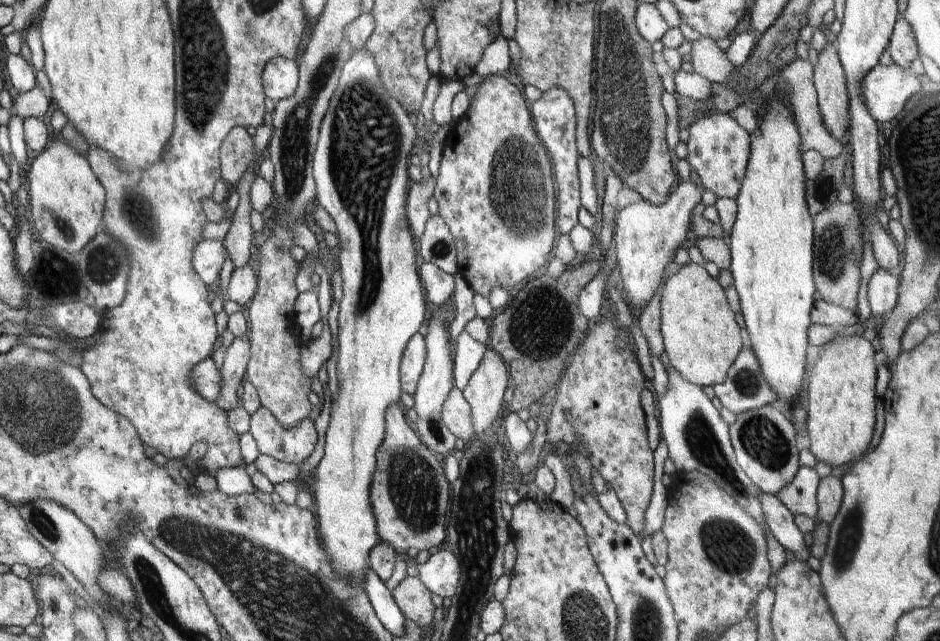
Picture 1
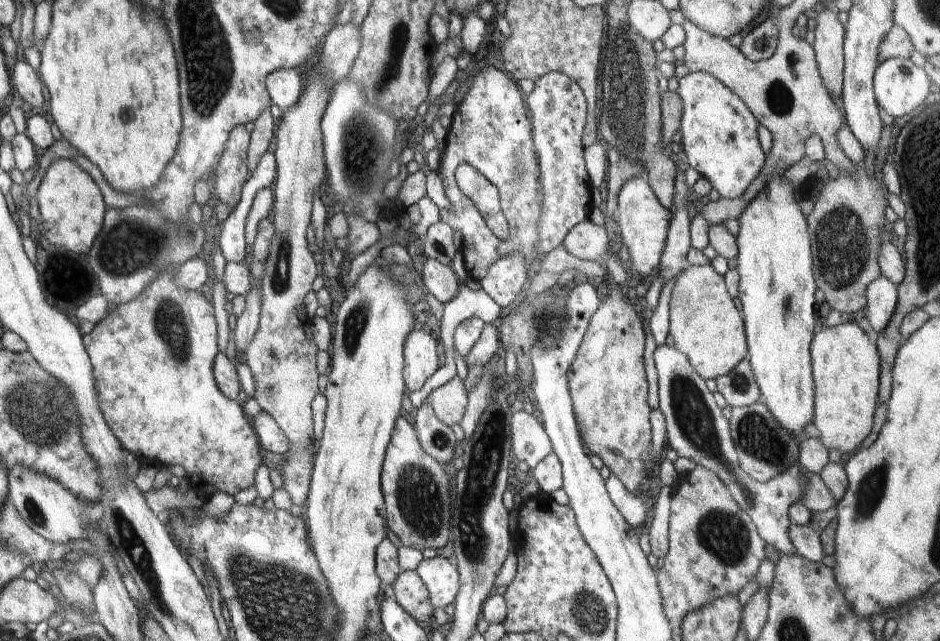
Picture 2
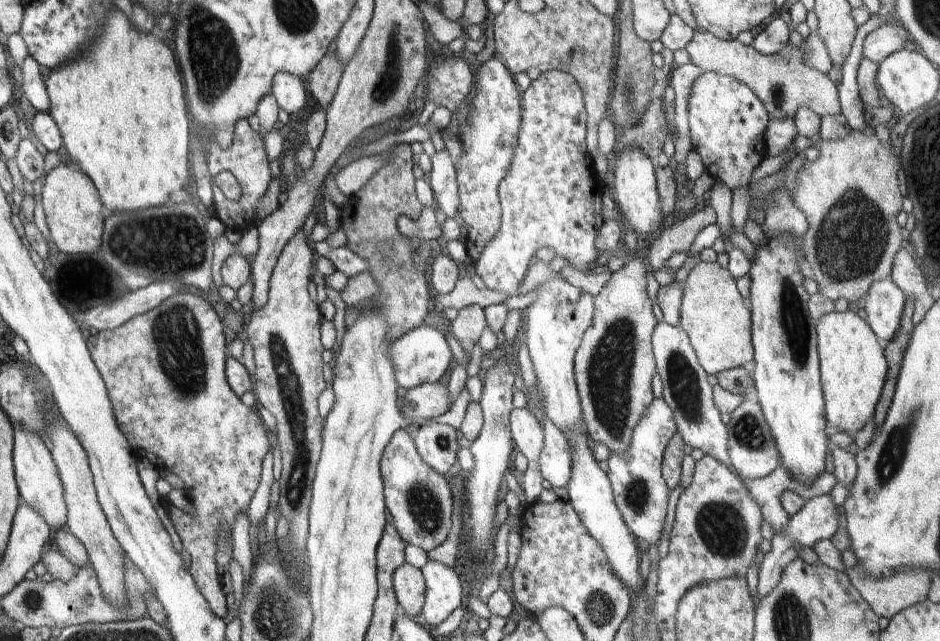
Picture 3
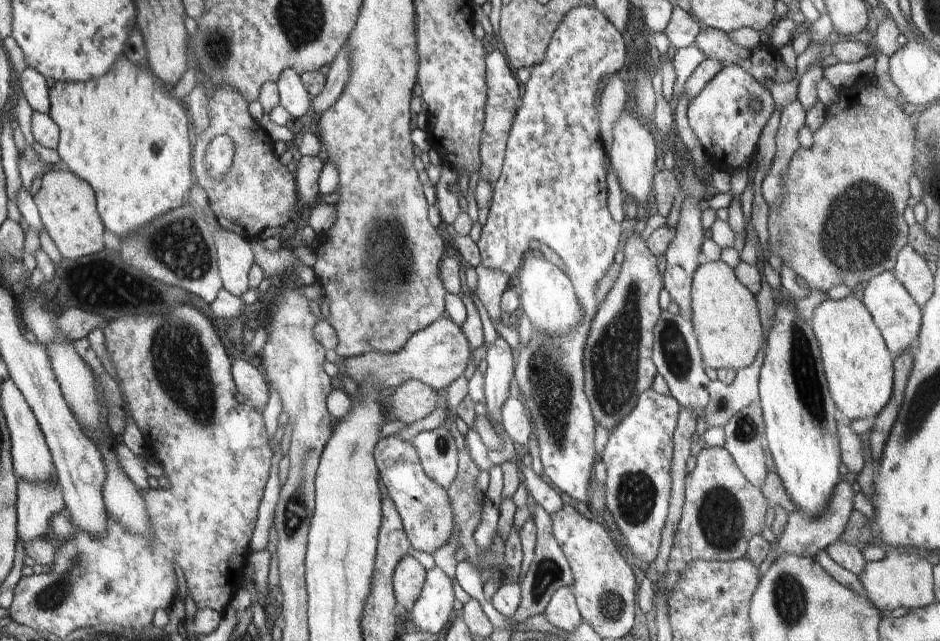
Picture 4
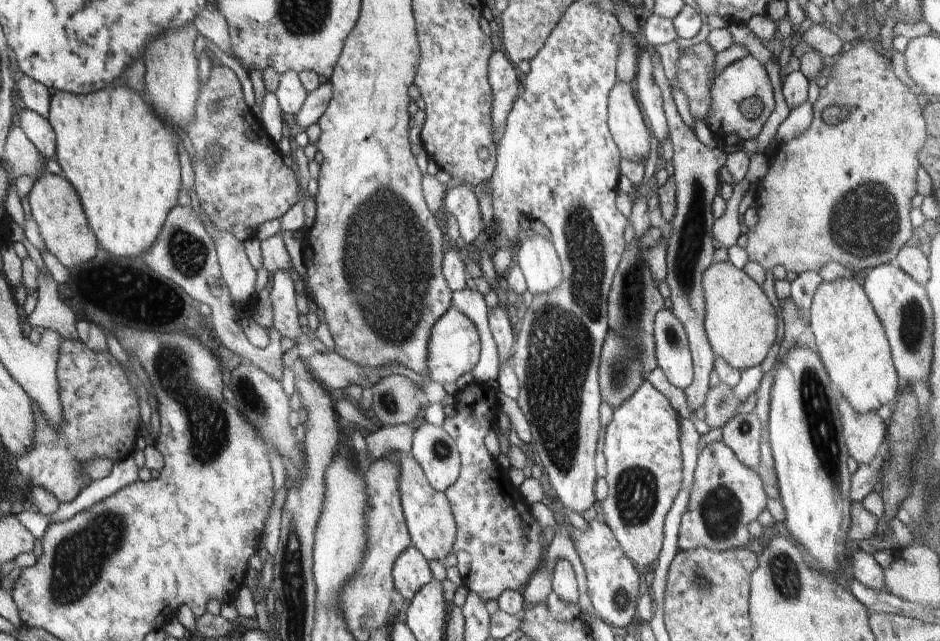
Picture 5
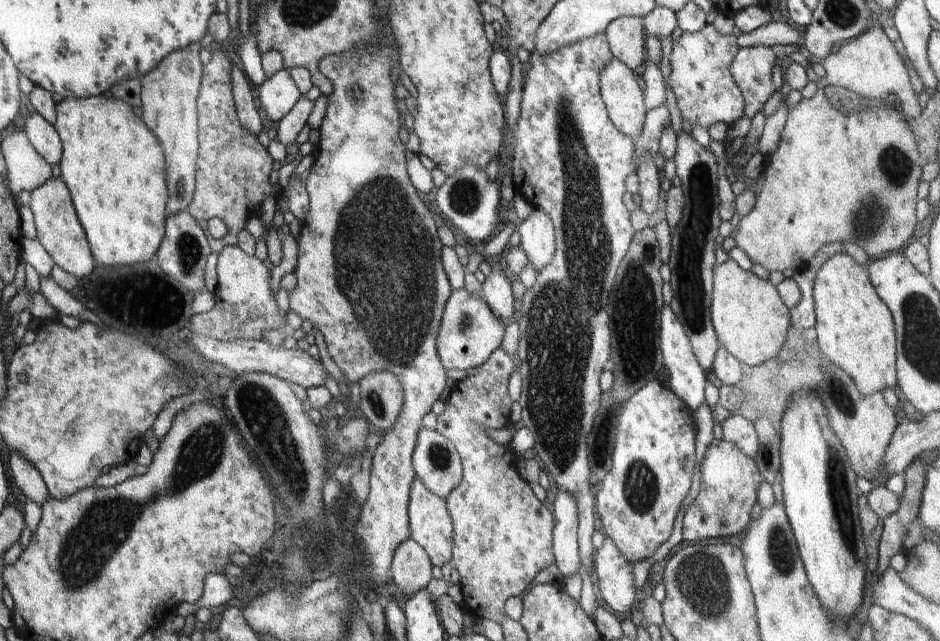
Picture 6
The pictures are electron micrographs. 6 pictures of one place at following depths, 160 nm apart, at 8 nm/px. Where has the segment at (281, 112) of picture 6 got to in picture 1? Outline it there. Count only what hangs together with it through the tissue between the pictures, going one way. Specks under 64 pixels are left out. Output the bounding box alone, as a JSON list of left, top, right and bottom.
[262,57,299,102]

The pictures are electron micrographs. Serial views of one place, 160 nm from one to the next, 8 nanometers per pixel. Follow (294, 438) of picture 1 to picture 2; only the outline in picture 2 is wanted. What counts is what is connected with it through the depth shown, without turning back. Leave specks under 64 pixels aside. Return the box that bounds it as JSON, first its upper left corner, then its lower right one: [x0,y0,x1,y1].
[250,411,291,454]

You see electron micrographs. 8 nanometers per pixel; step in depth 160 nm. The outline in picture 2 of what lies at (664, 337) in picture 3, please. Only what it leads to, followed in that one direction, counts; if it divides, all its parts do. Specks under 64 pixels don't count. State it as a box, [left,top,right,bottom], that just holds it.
[654,344,805,555]

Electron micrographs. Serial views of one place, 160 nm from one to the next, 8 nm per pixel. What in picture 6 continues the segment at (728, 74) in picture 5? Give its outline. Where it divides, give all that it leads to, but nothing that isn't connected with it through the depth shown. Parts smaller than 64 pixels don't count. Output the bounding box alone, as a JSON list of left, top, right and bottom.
[729,47,777,120]

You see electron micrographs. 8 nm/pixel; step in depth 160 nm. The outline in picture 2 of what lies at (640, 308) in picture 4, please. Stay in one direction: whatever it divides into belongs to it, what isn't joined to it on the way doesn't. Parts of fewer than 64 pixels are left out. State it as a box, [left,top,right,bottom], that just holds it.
[567,286,652,493]

